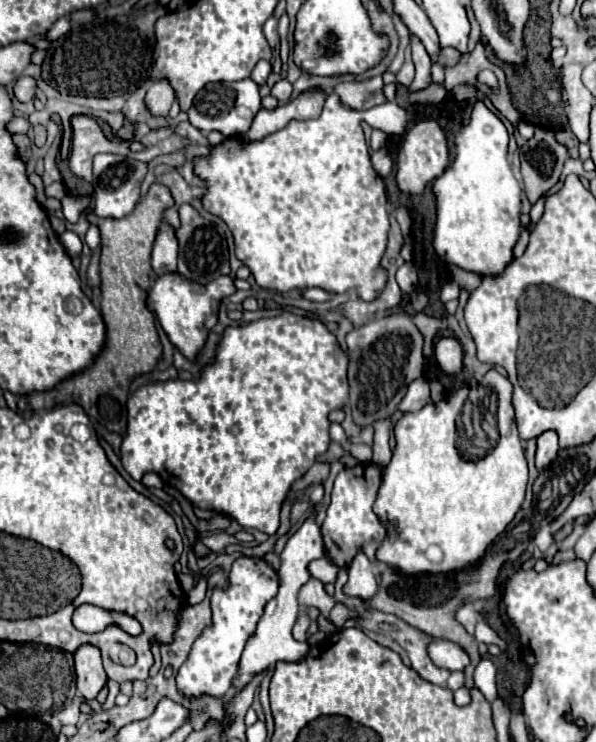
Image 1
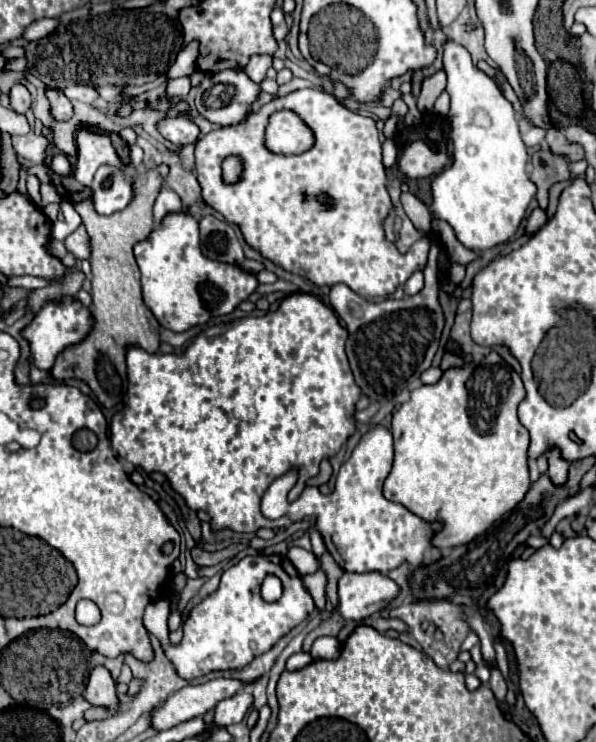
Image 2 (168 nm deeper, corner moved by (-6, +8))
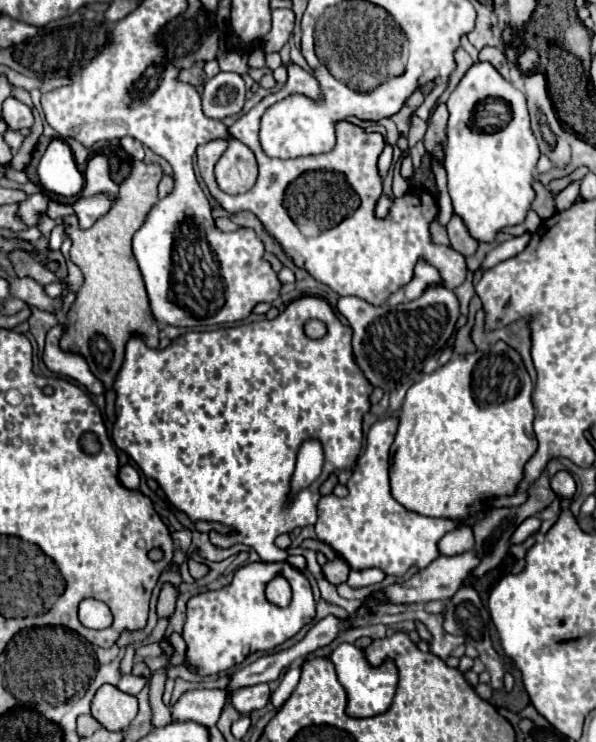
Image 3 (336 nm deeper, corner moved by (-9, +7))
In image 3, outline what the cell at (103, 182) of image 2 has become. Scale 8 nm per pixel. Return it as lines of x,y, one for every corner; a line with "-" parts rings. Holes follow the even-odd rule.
94,195
94,197
88,197
88,199
78,199
72,207
74,207
74,215
78,217
80,227
82,229
92,227
94,221
110,209
112,201
114,199
110,199
106,195

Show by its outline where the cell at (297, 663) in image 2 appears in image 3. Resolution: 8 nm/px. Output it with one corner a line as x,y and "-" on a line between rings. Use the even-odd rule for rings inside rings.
300,667
289,668
286,671
284,678
280,682
280,685
271,695
270,702
274,705
275,708
280,708
289,698
289,696
299,682
300,675

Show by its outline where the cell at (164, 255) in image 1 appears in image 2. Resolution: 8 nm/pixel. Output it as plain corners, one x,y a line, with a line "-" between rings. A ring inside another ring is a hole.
163,186
161,194
157,196
157,202
155,202
155,208
153,208
153,214
155,214
155,222
157,226
161,224
161,218
165,218
165,214
175,214
177,210
181,210
183,204
181,204
181,198
167,186

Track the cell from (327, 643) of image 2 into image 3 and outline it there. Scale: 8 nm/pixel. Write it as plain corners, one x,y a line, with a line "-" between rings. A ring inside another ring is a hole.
342,643
330,655
330,659
336,665
338,681
342,683
342,687
346,691
346,715
348,717
356,717
356,719
376,717
390,707
394,693
396,693
396,687
398,687
398,669
396,669
394,661
386,659
384,663
374,667
368,663
364,651
352,643

